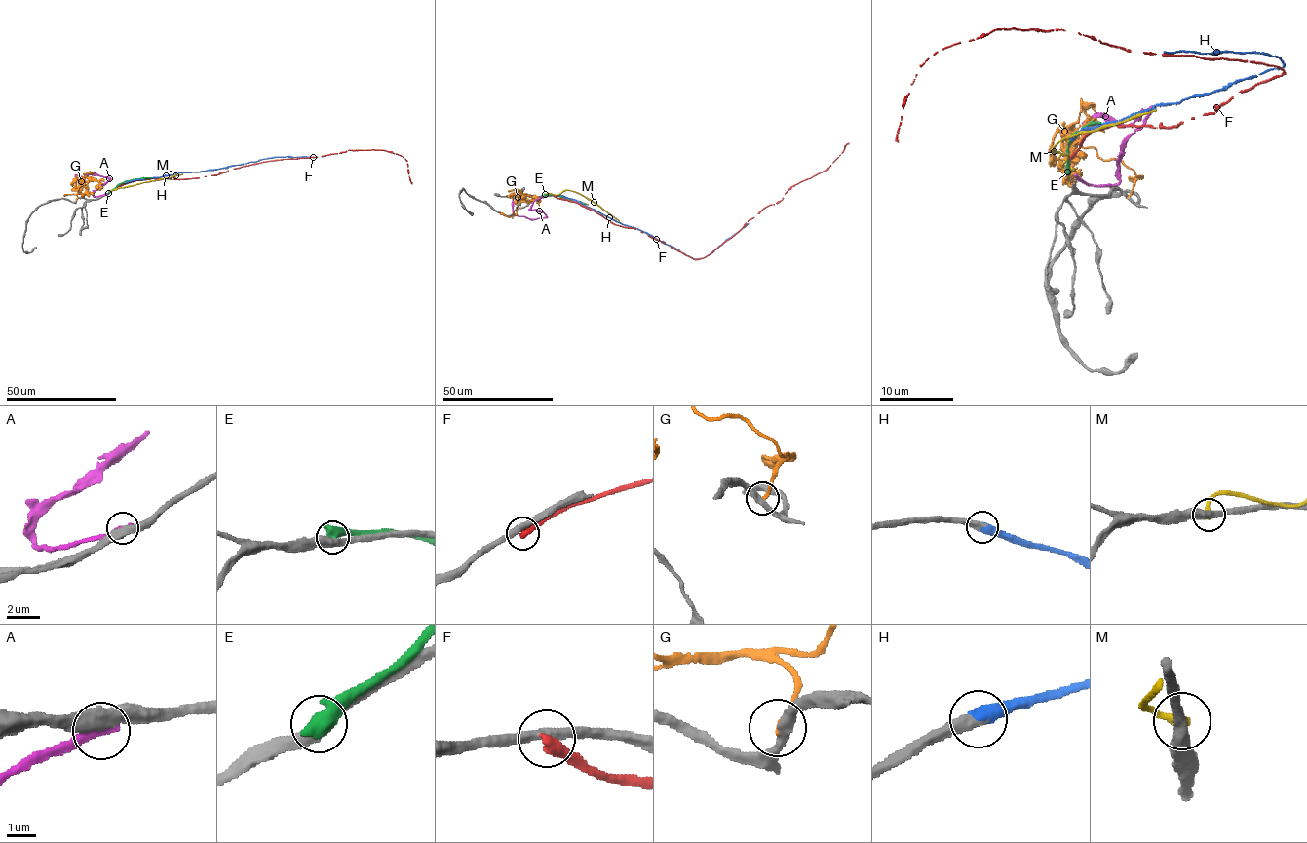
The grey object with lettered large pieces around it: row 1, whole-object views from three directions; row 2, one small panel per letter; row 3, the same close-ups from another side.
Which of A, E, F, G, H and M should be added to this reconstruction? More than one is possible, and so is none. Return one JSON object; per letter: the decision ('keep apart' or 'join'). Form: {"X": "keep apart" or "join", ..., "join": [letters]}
{"A": "keep apart", "E": "keep apart", "F": "keep apart", "G": "keep apart", "H": "join", "M": "keep apart", "join": ["H"]}

